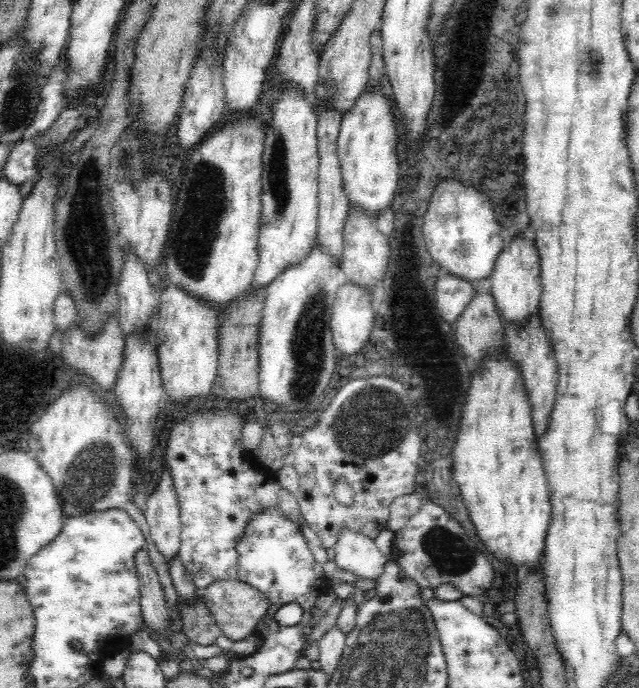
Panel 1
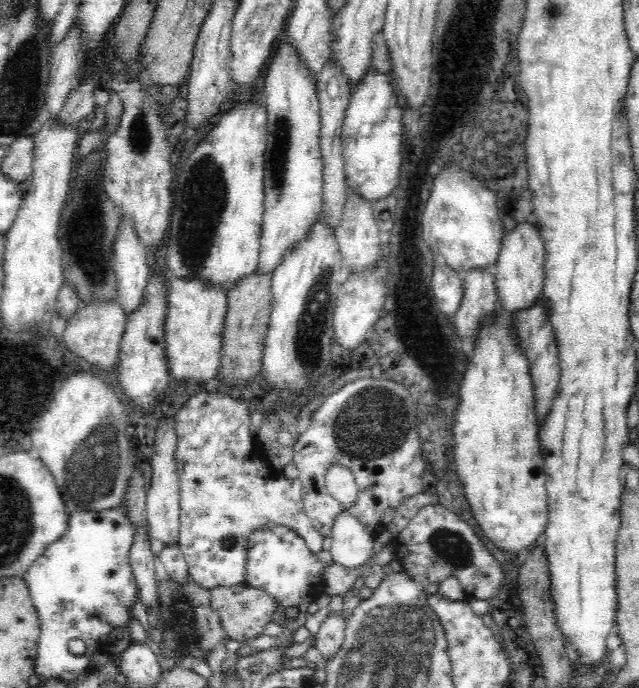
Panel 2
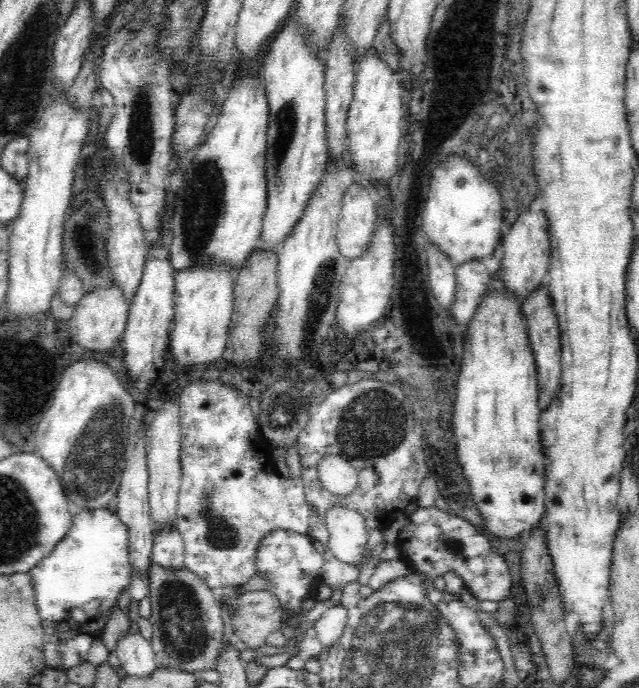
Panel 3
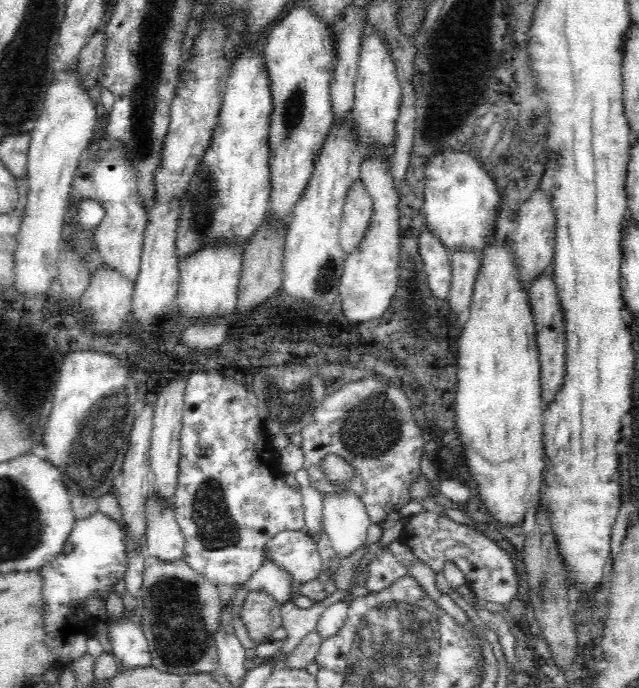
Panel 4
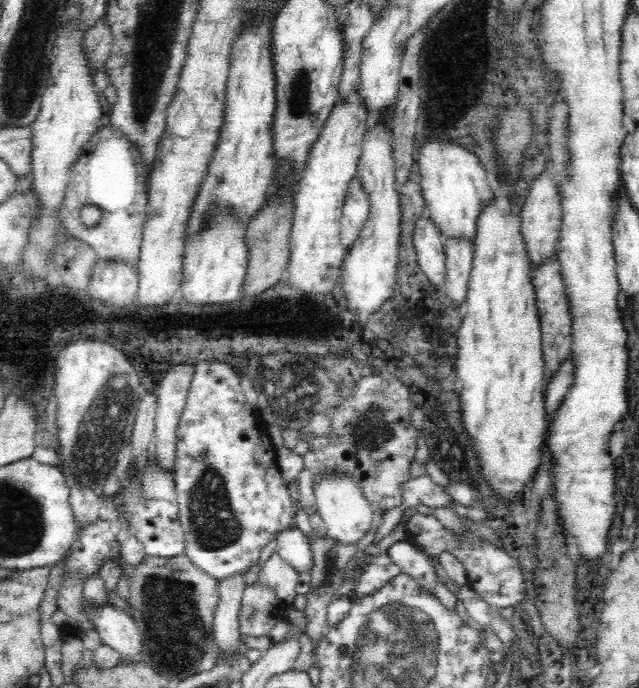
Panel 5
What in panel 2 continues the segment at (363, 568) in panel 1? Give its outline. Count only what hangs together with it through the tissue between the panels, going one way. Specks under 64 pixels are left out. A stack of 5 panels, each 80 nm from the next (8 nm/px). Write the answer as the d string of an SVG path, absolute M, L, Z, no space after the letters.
M346 509L334 516L330 532L332 542L329 550L333 561L346 568L366 564L378 548L364 525Z

